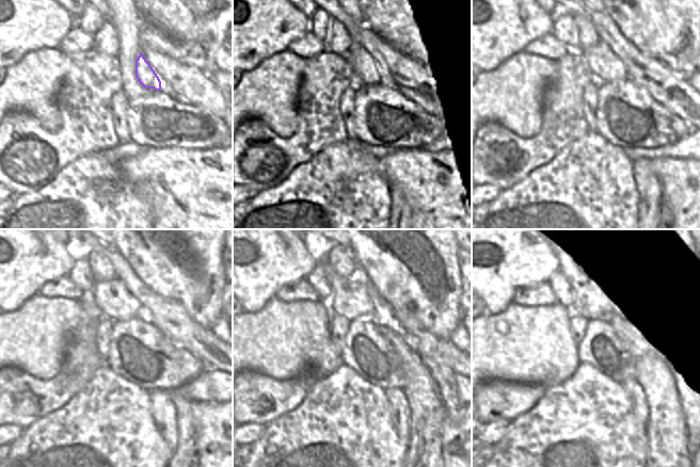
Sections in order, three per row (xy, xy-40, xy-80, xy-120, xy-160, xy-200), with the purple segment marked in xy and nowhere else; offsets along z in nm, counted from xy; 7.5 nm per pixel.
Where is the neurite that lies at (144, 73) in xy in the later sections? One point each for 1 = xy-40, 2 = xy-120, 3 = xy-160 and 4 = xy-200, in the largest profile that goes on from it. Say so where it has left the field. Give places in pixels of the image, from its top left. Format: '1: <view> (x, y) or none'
1: xy-40 (366, 70)
2: xy-120 (112, 298)
3: xy-160 (350, 298)
4: xy-200 (589, 301)

